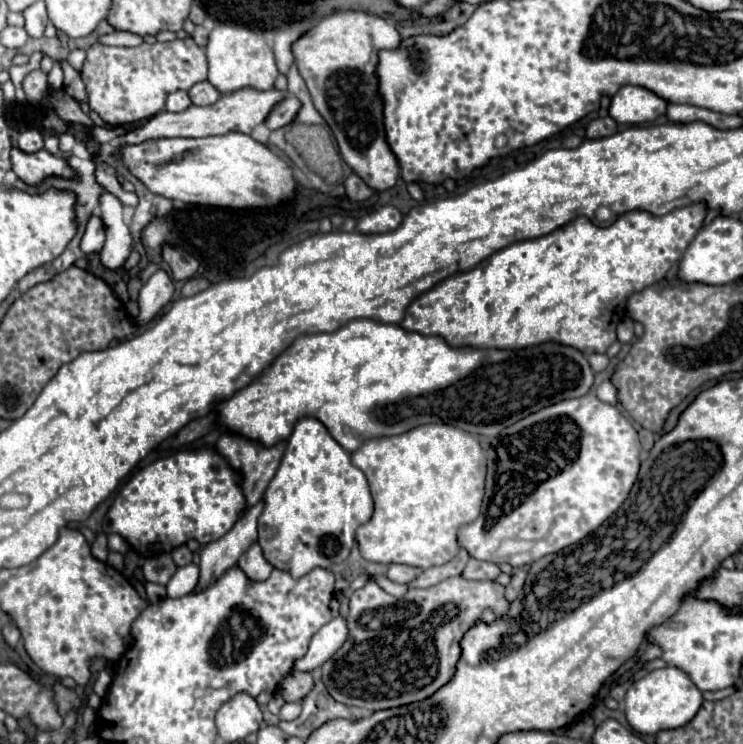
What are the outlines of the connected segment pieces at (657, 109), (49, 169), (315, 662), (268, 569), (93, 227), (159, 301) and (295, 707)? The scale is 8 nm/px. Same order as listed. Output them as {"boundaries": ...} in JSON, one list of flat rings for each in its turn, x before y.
{"boundaries":[[[622,86,610,102,610,116,618,124,646,124,654,122,666,112,666,102,654,92,640,86]],[[14,148,12,150,12,170,16,172,20,180,24,180,30,186,38,186,50,176,58,176,64,180,78,180,76,170,64,158,56,158,54,154,46,150,26,154]],[[336,616,334,620,324,624,312,636,308,652,294,662,292,670,296,672,310,672,314,668,320,668,326,660,330,660,334,656,334,652,340,648,340,644,344,644,346,638,348,638,346,620]],[[252,544,252,548,248,548,248,552,244,552,238,560,240,570,254,582,264,582,268,580,268,576,272,574,272,566,264,560,262,550,258,544]],[[90,216,88,224,86,224,86,232,84,232,82,242,80,242,82,252,86,252,86,254,100,252,104,246,104,240,106,240,106,232,104,232,102,220,98,216]],[[160,268,156,274,152,274,150,280,140,290,140,298,138,298,140,314,138,314,136,322,140,326,144,326,150,320,154,320,158,316,158,312,166,304,170,304,170,300,174,296,174,290,176,290,174,280,172,280,172,276,166,270]],[[286,702,280,710,280,720,296,720,296,716,300,714,300,702]]]}

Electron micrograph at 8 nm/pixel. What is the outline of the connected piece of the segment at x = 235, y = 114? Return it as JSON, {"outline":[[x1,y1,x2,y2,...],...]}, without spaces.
{"outline":[[242,88,238,92,232,92,230,96,224,94,216,104,212,106,190,106,184,112,160,112,146,120,144,124,128,130,126,134,120,136,120,144,142,144,146,140,158,140,158,138,178,138,178,136,218,136,218,134,228,134,228,132,242,132,250,134,254,126,262,124,268,112,284,100,286,92,280,90,268,90,268,92,258,92,252,88]]}

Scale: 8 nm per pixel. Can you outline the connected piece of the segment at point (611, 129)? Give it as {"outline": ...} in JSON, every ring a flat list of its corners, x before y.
{"outline":[[610,116,596,118,586,128,586,138,604,138,604,136,612,136,612,134,616,134,616,122]]}

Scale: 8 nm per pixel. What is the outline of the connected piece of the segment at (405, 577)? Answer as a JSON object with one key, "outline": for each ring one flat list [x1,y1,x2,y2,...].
{"outline":[[390,564,388,566,388,578,392,582,400,582,400,584,406,584,410,580,414,580,416,576,420,576,422,568,414,568,414,566,406,566,406,564]]}

